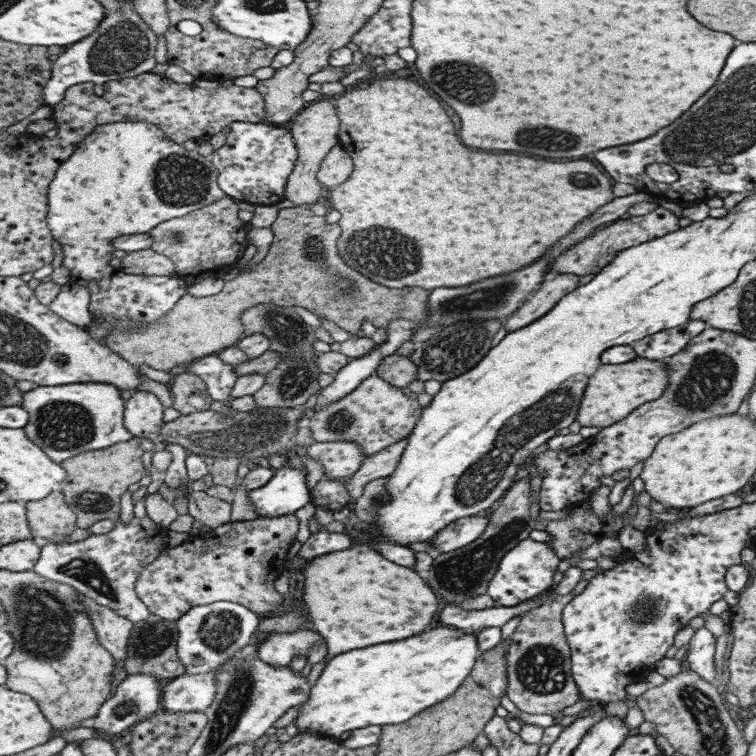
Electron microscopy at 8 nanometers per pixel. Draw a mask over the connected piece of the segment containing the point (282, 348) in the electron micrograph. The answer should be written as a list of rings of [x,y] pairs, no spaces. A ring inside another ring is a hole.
[[[269,302],[245,308],[239,314],[239,320],[243,323],[243,336],[263,334],[269,341],[268,350],[281,356],[281,361],[273,370],[264,374],[265,382],[261,388],[252,395],[255,406],[271,409],[293,408],[301,406],[311,395],[318,396],[322,388],[317,383],[320,372],[319,367],[315,365],[315,356],[318,352],[313,349],[313,342],[316,339],[314,327],[305,324],[293,307],[283,308]]]

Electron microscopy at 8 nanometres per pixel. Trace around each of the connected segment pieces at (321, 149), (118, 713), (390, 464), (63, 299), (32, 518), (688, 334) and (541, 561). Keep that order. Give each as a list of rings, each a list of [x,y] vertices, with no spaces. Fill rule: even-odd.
[[[318,98],[309,106],[303,108],[288,123],[292,140],[296,147],[297,159],[284,187],[283,198],[294,205],[310,206],[321,201],[322,185],[317,181],[316,172],[327,155],[327,152],[338,144],[339,121],[336,118],[334,98]]]
[[[143,673],[127,675],[117,685],[113,695],[109,696],[91,717],[88,728],[103,737],[119,736],[121,732],[126,732],[128,727],[135,724],[140,717],[151,716],[160,707],[163,683],[152,675]]]
[[[407,437],[399,440],[399,442],[394,442],[383,450],[379,450],[379,452],[375,452],[371,456],[364,457],[359,468],[343,480],[349,498],[359,498],[363,486],[369,480],[389,476],[397,466],[397,461],[403,453],[405,443],[407,443]]]
[[[70,280],[64,285],[60,285],[60,291],[48,304],[48,307],[59,318],[83,328],[90,323],[88,304],[89,292],[87,292],[87,288]]]
[[[57,490],[44,499],[26,502],[25,514],[31,538],[42,537],[51,544],[61,543],[77,527],[76,516]]]
[[[688,319],[686,323],[677,327],[661,330],[657,334],[645,336],[631,344],[637,356],[647,360],[663,360],[665,356],[670,357],[677,354],[690,338],[697,336],[706,327],[703,321]]]
[[[528,538],[517,542],[499,559],[495,574],[487,582],[486,594],[493,599],[493,607],[516,606],[549,589],[560,560],[547,543]]]

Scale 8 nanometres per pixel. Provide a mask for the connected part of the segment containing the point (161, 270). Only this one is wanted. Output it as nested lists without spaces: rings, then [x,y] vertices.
[[[146,249],[129,252],[127,256],[120,258],[120,268],[132,275],[173,277],[174,265],[167,256]]]

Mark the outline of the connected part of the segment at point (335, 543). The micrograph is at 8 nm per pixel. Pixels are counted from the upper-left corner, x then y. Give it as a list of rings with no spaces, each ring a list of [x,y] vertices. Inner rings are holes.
[[[325,530],[315,531],[311,533],[305,542],[300,546],[296,552],[295,560],[301,560],[304,558],[306,562],[321,556],[321,554],[327,554],[327,552],[335,552],[337,550],[345,550],[349,548],[351,544],[355,546],[355,542],[359,542],[359,537],[355,540],[351,540],[351,537],[341,533],[333,533]]]

